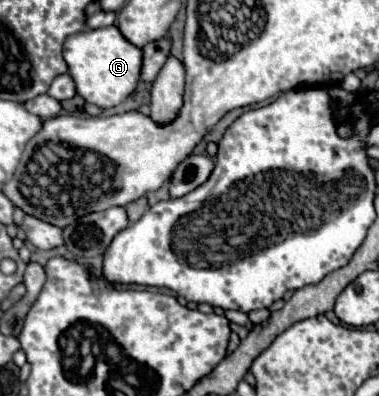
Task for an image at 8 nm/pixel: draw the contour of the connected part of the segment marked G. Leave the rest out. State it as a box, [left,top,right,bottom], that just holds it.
[64,26,142,108]

